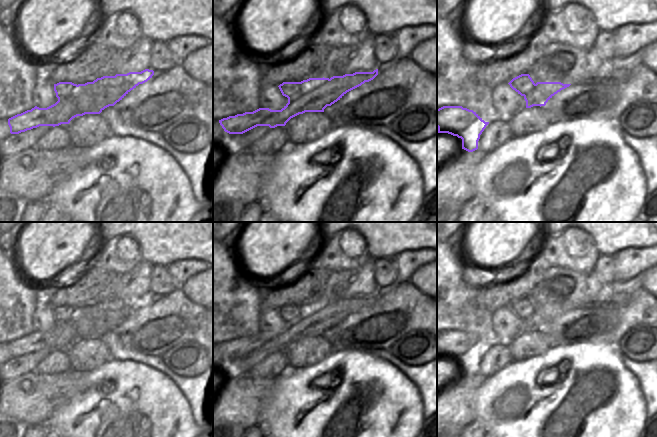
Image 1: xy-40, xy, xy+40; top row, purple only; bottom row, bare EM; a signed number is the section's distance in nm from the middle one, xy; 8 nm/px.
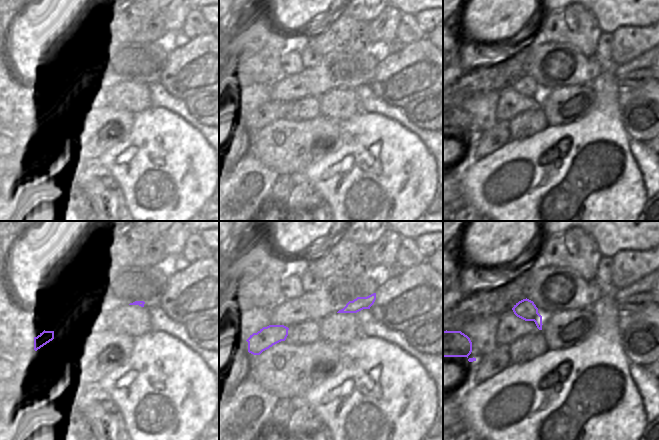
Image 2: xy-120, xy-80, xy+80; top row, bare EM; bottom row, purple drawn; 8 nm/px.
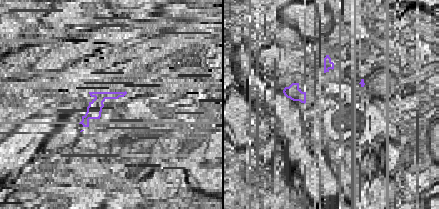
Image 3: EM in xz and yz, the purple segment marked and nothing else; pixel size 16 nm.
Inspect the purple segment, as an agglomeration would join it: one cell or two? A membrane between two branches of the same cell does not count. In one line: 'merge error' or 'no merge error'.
merge error

